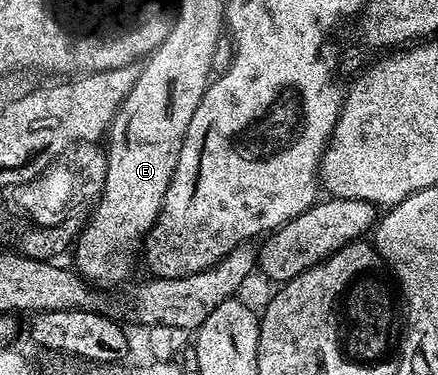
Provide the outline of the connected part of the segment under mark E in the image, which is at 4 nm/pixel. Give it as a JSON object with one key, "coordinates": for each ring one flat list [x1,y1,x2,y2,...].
{"coordinates":[[172,29,163,44,146,56,133,89,125,97,114,121,111,122,109,134,105,139,107,172,104,189,94,204,96,207,91,220,86,220,83,230,79,232,79,238,73,244,74,270,92,284,128,282,126,279,131,275,131,266,134,265,135,259,137,263,136,252,140,250,141,244,161,213,165,193,173,181,173,173,181,157,181,145,187,136,189,121,193,121,193,113,197,113,197,105,201,105,203,94,207,92,207,84,213,78,210,61,214,45,206,37,206,33,205,29,198,31,196,35,189,29]]}

